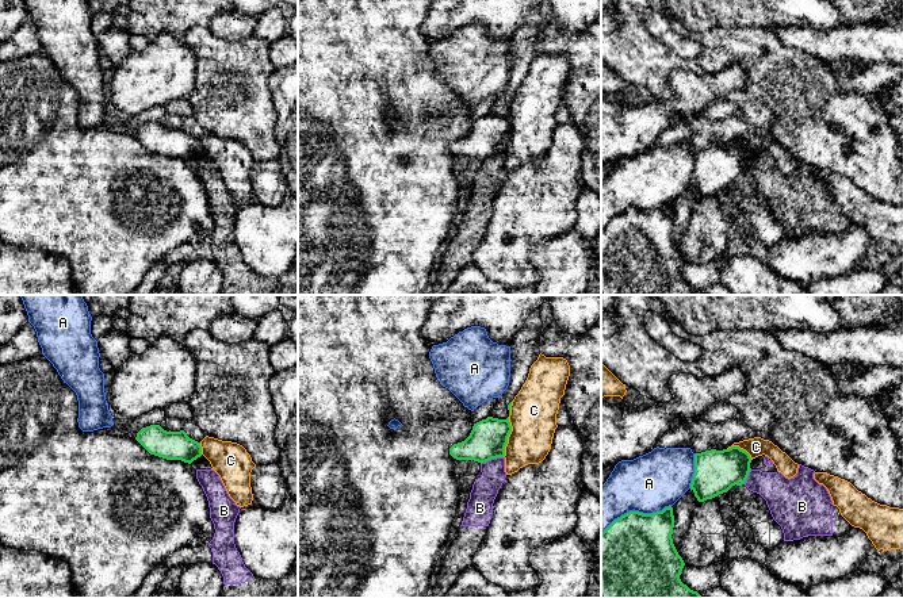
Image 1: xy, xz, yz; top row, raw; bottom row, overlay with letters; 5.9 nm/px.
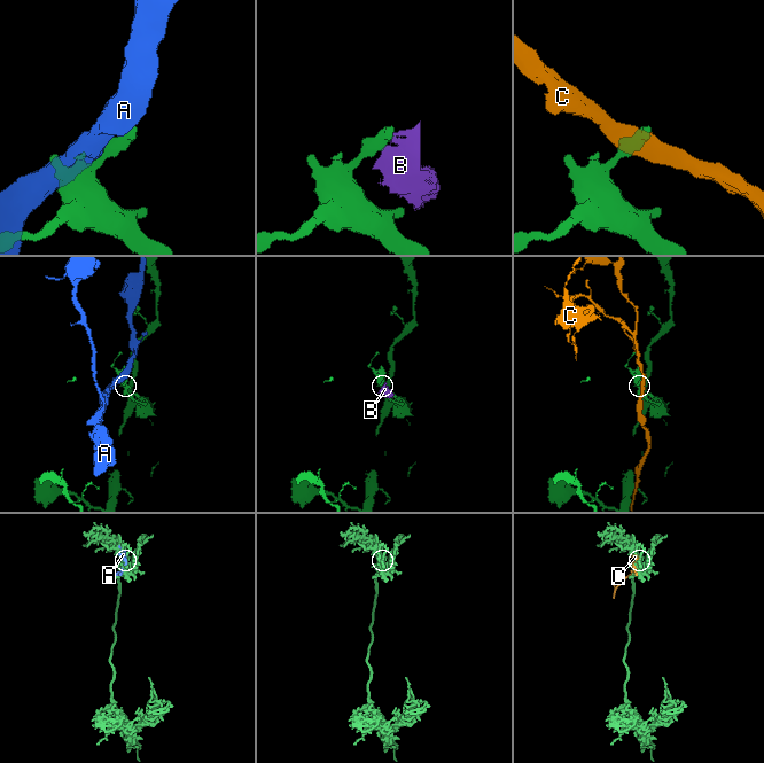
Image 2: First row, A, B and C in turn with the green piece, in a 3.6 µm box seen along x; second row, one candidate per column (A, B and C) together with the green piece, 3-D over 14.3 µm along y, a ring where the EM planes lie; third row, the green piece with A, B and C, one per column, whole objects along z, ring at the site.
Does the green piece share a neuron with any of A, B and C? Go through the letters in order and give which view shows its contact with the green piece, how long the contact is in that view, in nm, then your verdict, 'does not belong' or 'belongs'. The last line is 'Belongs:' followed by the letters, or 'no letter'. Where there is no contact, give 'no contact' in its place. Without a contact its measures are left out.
A: yz | 440 nm | does not belong
B: xz | 140 nm | does not belong
C: xz | 340 nm | does not belong
Belongs: no letter

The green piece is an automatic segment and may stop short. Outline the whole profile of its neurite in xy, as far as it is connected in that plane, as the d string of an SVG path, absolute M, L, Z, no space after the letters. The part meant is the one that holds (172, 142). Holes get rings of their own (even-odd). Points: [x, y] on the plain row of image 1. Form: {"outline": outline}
{"outline": "M160 122L142 124L135 137L150 150L167 157L191 161L202 153L200 139L190 135L184 127L167 129Z"}

